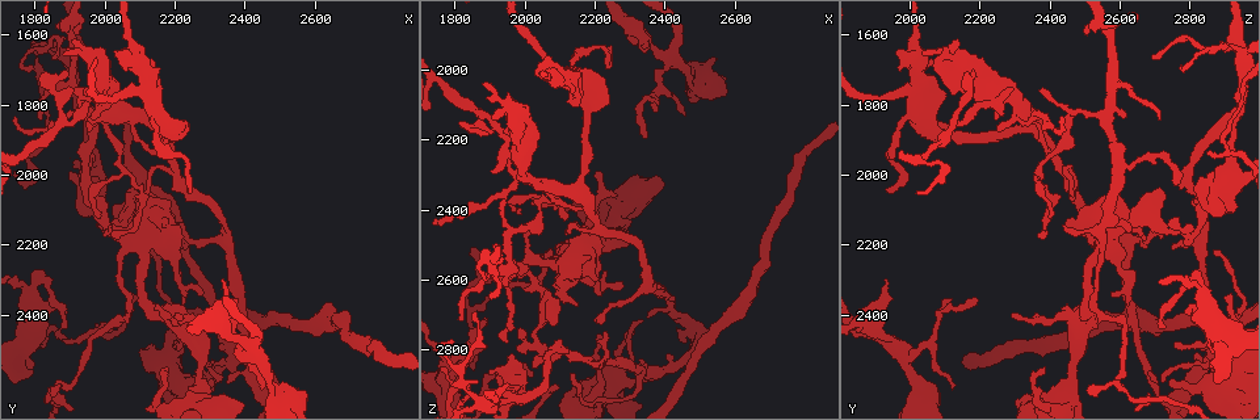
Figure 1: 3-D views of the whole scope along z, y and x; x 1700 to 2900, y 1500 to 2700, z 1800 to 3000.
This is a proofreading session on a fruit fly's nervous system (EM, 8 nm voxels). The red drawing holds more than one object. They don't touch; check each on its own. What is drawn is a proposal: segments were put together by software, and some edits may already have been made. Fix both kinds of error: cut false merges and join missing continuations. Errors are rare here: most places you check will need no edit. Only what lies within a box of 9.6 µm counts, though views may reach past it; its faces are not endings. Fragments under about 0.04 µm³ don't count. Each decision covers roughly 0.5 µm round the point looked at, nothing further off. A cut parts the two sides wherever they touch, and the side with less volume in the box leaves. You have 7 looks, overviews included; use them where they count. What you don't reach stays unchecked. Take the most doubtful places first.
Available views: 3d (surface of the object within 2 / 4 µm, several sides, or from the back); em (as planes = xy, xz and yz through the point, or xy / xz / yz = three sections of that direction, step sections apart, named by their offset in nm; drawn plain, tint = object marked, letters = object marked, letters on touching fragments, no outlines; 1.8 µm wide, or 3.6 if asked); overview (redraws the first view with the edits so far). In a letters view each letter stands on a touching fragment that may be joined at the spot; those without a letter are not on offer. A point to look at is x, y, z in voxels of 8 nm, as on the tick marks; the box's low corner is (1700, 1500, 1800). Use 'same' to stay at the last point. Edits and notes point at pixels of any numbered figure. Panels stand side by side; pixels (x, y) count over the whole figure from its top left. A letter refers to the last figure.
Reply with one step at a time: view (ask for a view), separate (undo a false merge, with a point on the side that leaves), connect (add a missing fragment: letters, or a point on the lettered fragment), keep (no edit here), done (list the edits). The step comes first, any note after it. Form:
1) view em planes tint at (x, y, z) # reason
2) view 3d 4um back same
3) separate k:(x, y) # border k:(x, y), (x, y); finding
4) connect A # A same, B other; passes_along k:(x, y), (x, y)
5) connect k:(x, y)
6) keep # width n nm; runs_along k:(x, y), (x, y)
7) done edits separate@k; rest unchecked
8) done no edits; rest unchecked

view 3d 4um at (2360, 2540, 2870) # branch point

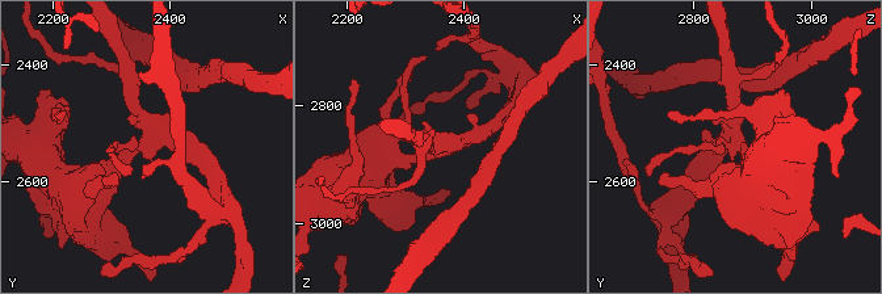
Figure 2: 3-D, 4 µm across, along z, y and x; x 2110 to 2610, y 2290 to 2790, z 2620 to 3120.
view em planes tint at (2355, 2535, 2870)

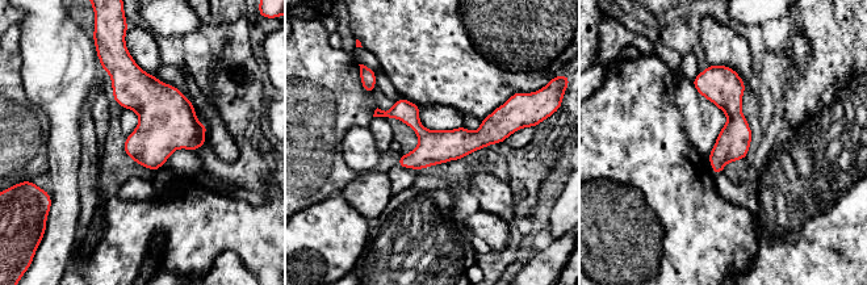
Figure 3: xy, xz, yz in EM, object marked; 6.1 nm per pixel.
view em planes letters same

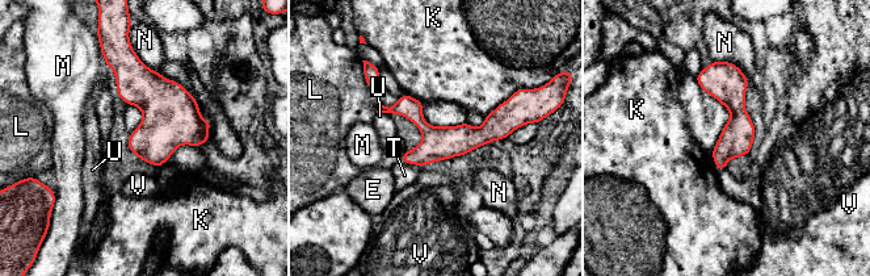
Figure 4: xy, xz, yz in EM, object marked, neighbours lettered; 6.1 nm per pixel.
keep # E other, K other, L other, M other, N other, T other, U other, V other; runs_along 4:(381, 109), (407, 109), (433, 136), (513, 124); all the same neuron

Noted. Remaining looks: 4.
view 3d 4um at (2260, 2640, 2400) # thick turns thin

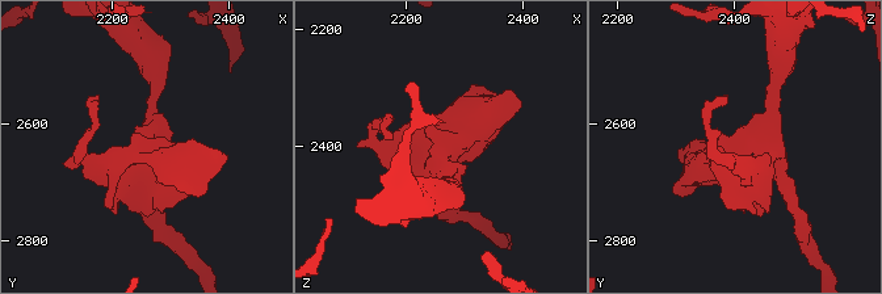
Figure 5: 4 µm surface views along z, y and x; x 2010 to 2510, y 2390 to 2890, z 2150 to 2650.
view em planes letters at (2255, 2645, 2400) # now the EM

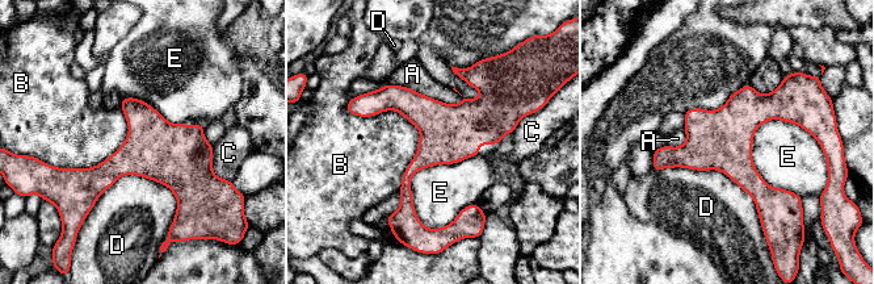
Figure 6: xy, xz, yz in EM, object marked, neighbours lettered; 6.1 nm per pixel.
keep # A other, B other, C other, D other, E other; runs_along 6:(805, 125), (748, 111), (655, 166); one neuron here

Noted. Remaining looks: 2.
view 3d 4um back at (2340, 2310, 1940) # an open end

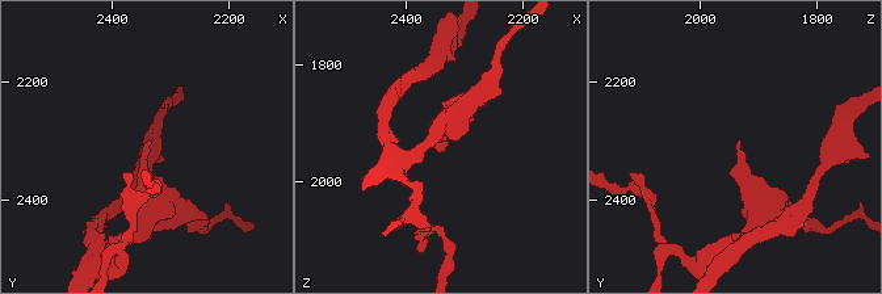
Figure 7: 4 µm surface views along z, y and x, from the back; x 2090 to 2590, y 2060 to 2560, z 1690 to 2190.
view em 3.6um planes letters at (2335, 2305, 1935) # need the tissue

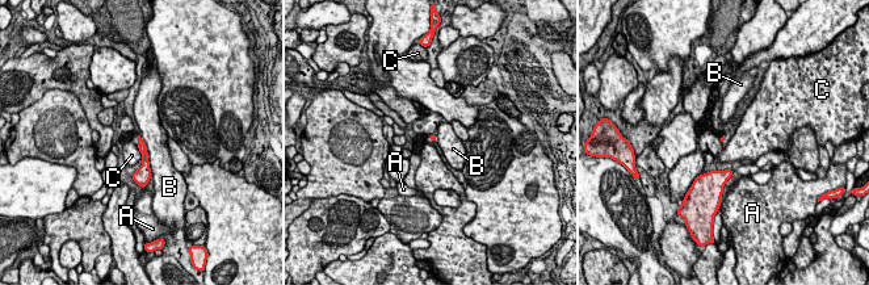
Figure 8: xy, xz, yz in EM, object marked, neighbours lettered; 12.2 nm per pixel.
keep # A other, B other, C other; border 8:(135, 145), (142, 158); none of them fits

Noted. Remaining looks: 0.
done no edits; rest unchecked

